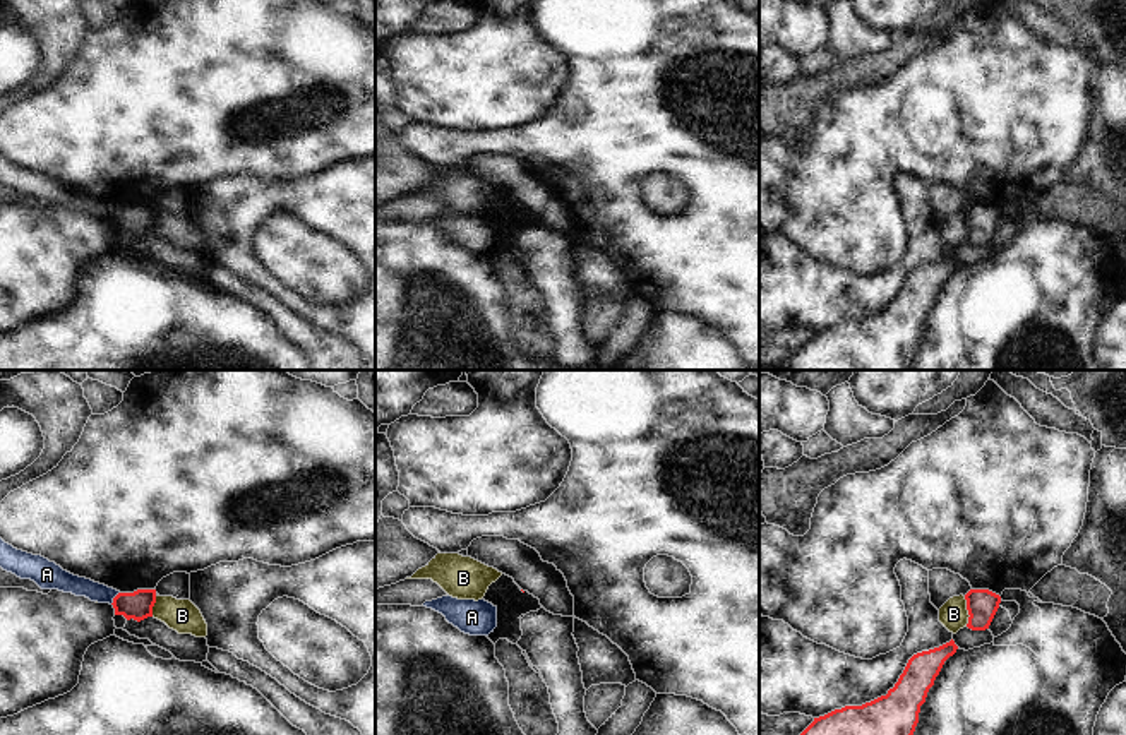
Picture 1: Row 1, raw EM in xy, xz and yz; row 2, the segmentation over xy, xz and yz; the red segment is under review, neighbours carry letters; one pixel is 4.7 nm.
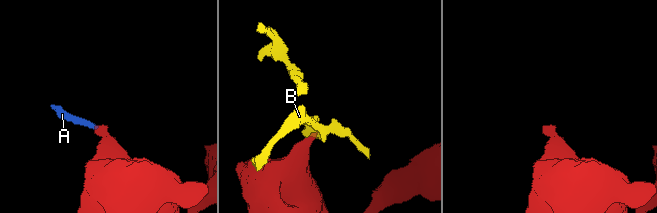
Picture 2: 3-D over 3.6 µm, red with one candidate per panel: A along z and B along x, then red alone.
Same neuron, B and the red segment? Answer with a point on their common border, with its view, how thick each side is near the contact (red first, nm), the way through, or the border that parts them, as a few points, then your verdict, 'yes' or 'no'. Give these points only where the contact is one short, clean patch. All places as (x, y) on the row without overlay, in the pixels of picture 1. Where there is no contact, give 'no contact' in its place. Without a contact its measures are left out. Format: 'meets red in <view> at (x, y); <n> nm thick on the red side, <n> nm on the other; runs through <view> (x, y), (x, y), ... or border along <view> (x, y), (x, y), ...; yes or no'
meets red in yz at (969, 228); 140 nm thick on the red side, 140 nm on the other; border along yz (964, 213), (969, 232), (967, 242); no

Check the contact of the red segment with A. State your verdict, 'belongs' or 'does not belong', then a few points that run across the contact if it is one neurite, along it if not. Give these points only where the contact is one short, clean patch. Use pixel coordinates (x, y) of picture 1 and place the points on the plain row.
does not belong; line xy (119, 208), (110, 220)

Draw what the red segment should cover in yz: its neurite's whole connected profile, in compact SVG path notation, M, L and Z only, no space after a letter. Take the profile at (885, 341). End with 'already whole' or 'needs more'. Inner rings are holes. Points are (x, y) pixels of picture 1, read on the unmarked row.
M951 255L939 264L913 271L886 312L814 334L778 370L907 370L920 322L944 278L956 266Z; already whole

